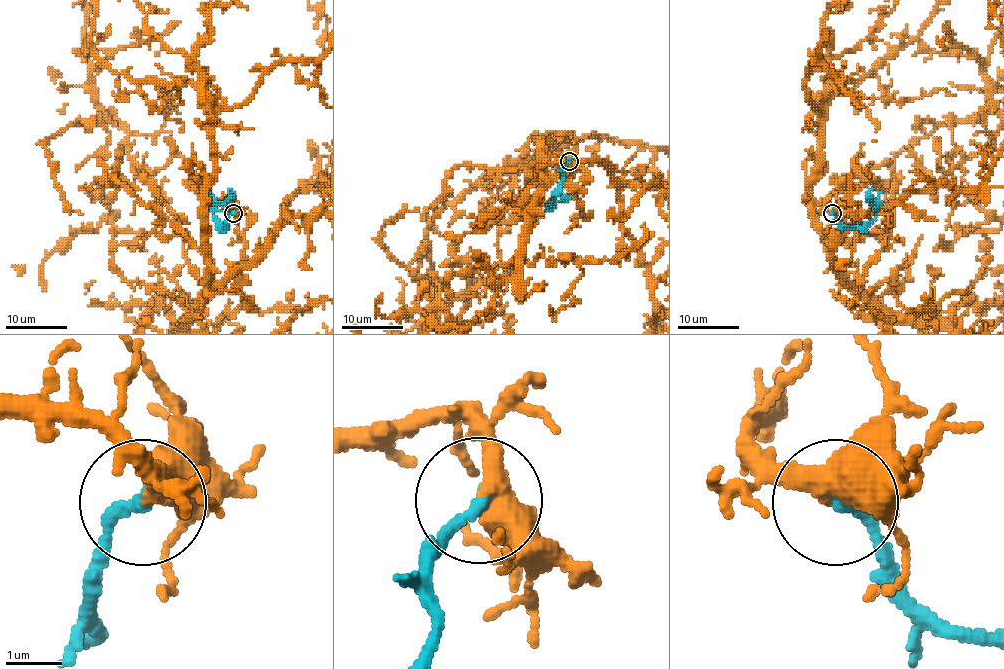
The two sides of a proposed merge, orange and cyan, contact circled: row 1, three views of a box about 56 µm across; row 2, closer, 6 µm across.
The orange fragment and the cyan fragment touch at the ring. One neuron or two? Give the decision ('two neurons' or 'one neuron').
one neuron

